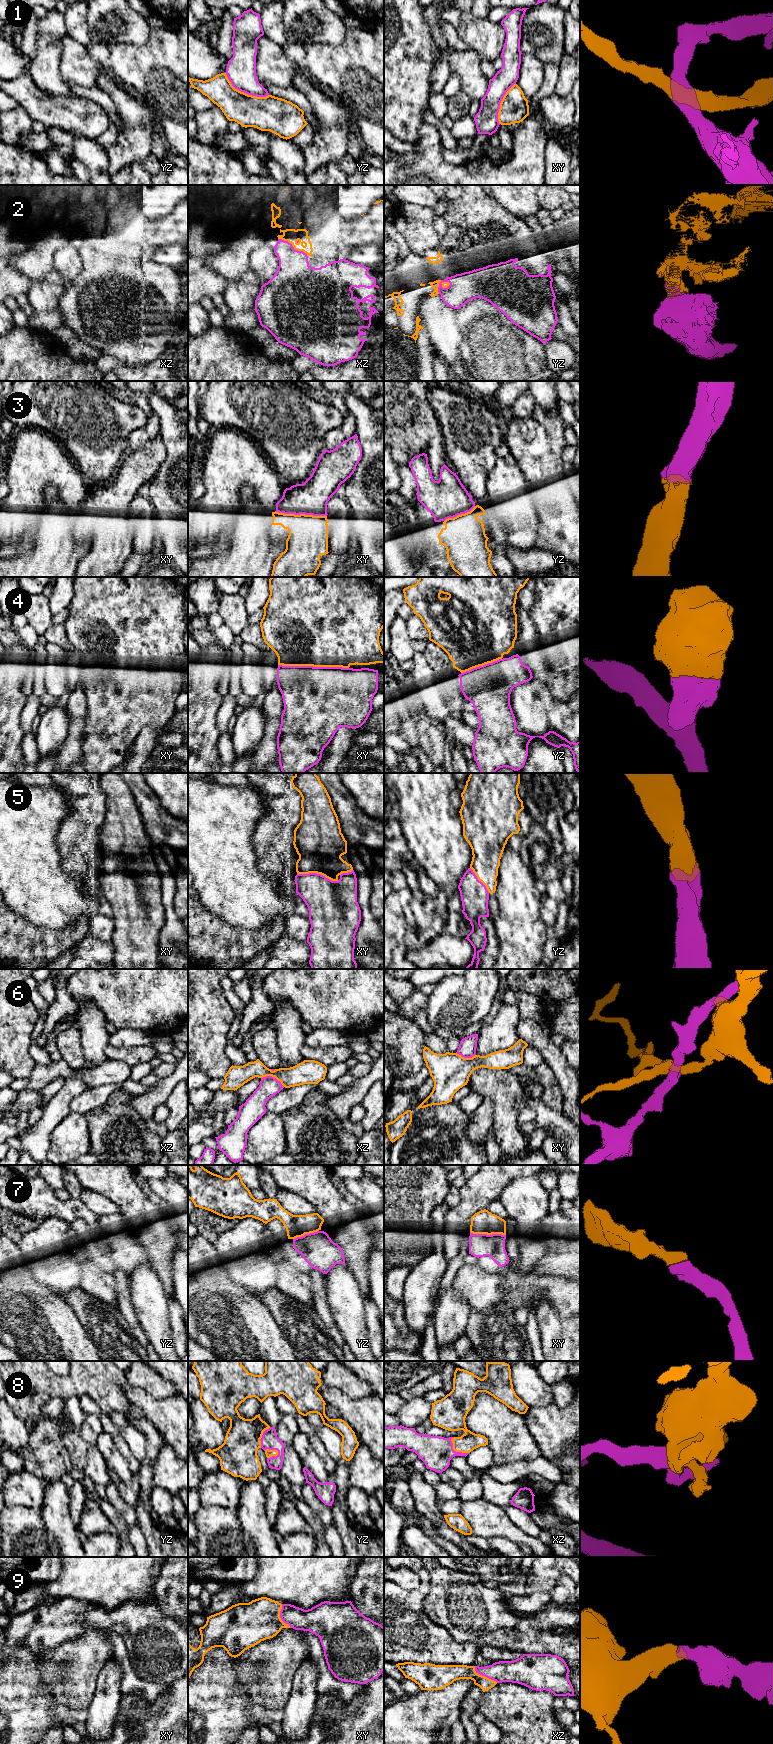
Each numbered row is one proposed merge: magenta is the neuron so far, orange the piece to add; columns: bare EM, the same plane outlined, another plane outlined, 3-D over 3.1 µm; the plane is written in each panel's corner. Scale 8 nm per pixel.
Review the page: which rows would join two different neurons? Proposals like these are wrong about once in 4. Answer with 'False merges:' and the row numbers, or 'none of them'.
False merges: 1, 2, 6

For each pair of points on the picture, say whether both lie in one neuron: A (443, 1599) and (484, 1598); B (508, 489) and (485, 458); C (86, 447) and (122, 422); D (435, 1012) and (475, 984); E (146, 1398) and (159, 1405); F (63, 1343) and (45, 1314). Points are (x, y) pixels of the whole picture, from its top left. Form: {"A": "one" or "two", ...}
{"A": "one", "B": "two", "C": "one", "D": "one", "E": "one", "F": "one"}

